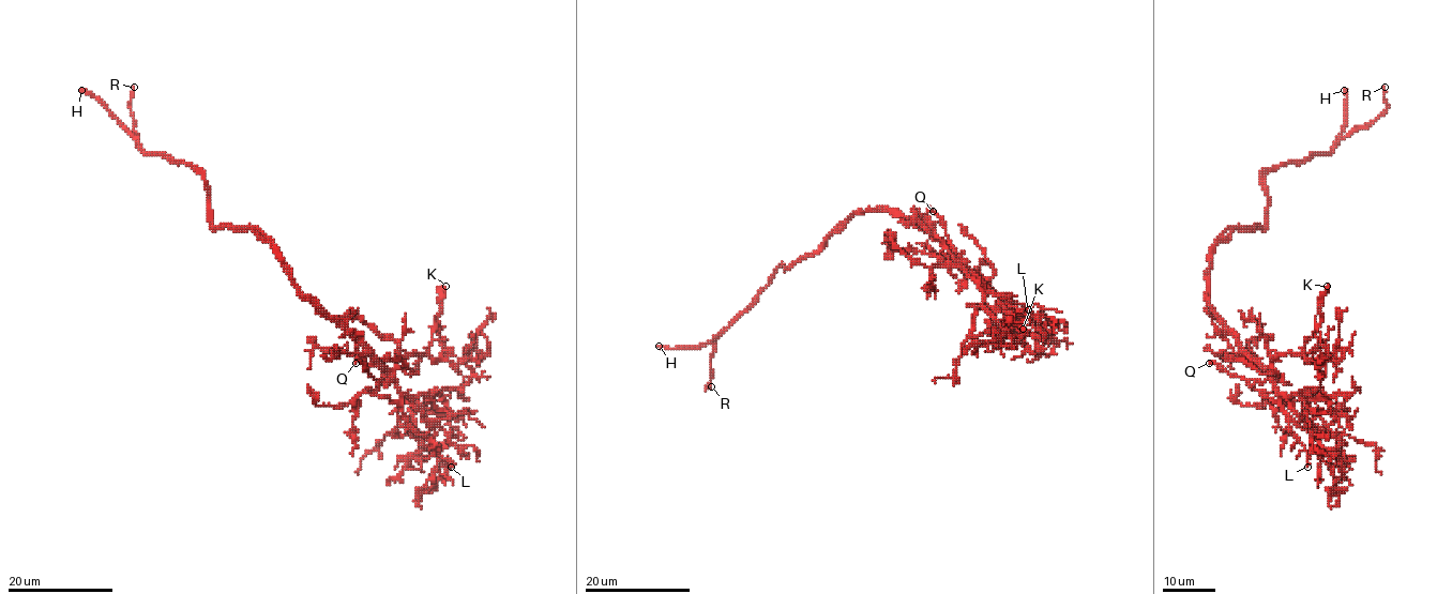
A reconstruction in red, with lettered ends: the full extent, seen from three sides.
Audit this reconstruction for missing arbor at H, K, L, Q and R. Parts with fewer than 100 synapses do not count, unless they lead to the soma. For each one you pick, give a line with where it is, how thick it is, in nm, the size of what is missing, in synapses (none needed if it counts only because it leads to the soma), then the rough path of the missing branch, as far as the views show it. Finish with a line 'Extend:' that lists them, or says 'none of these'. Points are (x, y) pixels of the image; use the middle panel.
H: at (659, 346); 420 nm thick; about 300 synapses; missing branch runs (659, 346), (618, 299), (610, 219), (622, 184), (656, 143), (750, 97), (802, 12), (778, 15), (761, 42)
R: at (711, 386); 280 nm thick; missing branch runs (711, 386), (707, 414), (716, 429), (719, 427)
Extend: H, R

